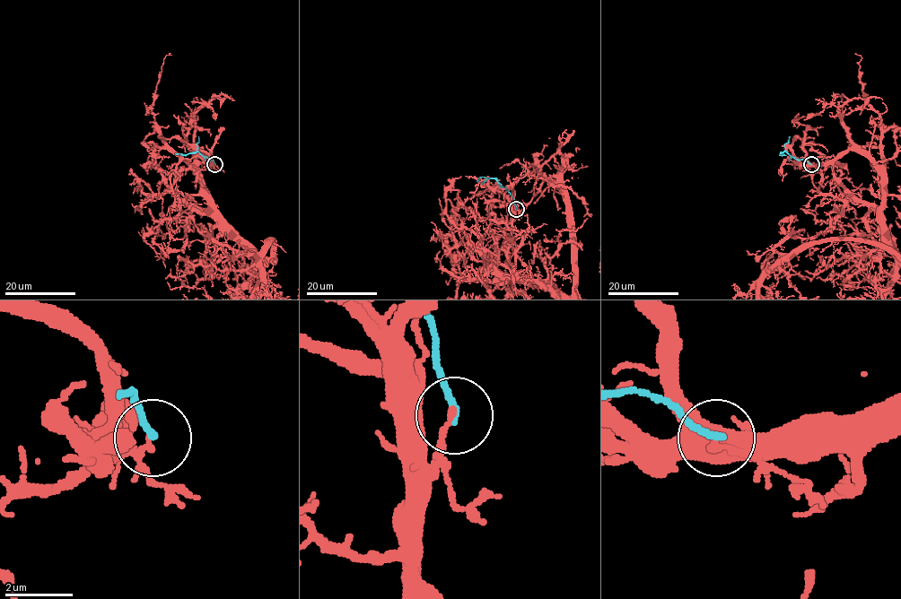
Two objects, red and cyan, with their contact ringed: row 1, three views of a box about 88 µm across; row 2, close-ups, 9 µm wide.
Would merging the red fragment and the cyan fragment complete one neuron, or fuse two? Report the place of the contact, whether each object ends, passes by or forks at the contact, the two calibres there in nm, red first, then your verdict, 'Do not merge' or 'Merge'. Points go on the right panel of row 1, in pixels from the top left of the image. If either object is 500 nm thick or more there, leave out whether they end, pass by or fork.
Place: (811, 164). At the ring red ends. At the ring cyan ends. Thickness 200 nm (red) against 240 nm. Do not merge

